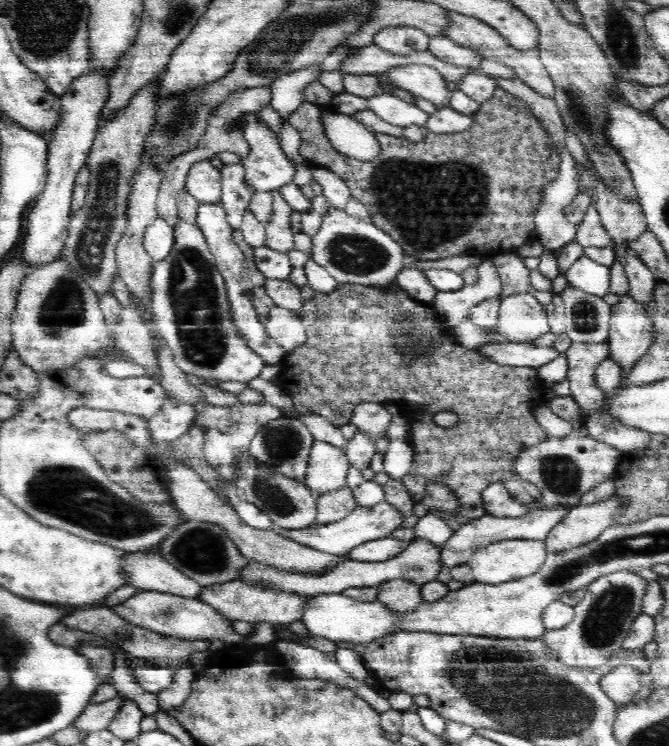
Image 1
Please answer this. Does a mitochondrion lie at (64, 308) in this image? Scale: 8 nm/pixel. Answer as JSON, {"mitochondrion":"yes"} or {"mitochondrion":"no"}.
{"mitochondrion":"yes"}

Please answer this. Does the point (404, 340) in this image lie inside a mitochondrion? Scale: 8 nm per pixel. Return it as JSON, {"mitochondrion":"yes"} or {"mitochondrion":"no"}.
{"mitochondrion":"yes"}

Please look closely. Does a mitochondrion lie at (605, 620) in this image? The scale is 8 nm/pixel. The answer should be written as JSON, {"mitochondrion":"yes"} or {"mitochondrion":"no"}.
{"mitochondrion":"yes"}

